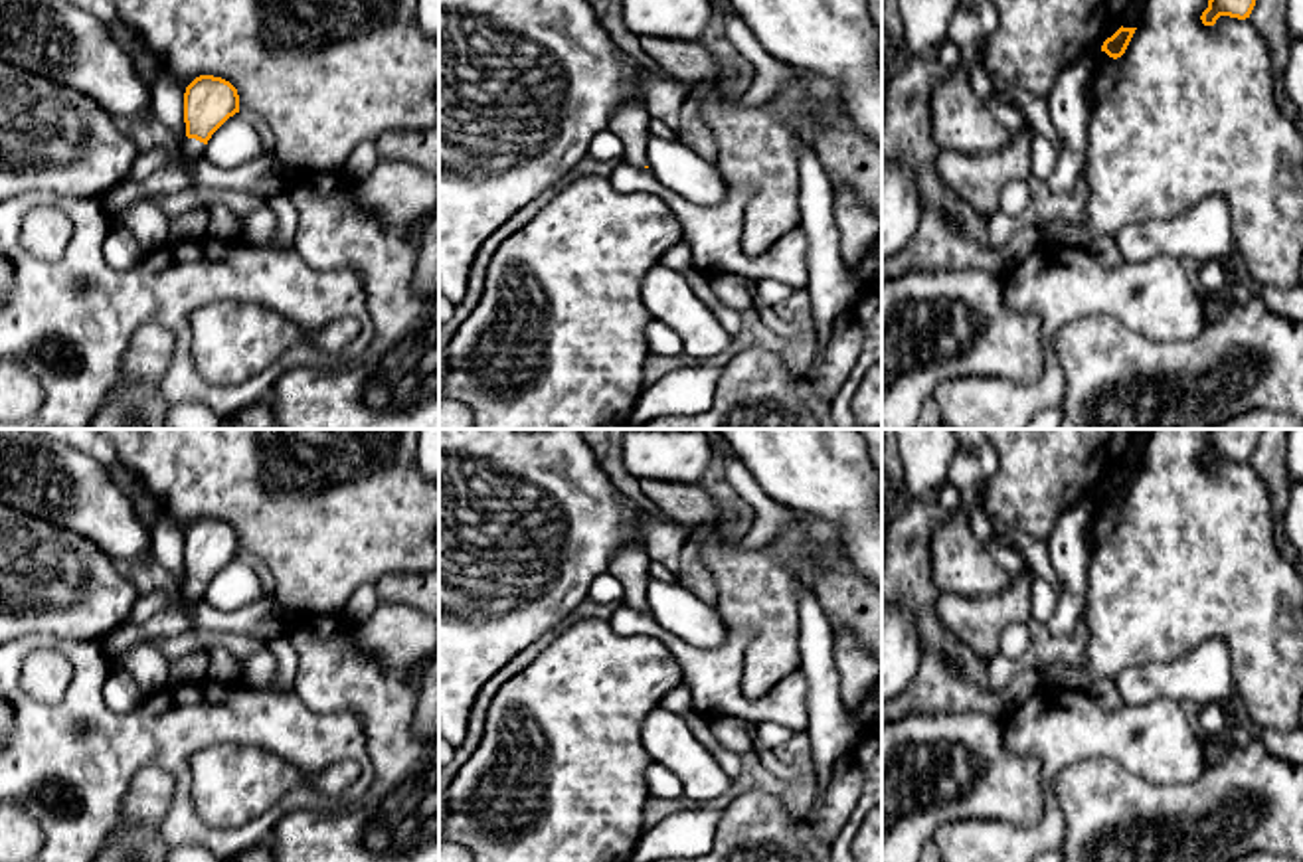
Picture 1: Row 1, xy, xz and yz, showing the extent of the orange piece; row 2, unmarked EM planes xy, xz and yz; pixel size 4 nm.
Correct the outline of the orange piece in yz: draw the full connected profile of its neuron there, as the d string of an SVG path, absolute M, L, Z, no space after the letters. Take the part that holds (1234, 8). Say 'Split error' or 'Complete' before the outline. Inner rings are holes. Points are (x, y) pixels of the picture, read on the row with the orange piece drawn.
Complete. M1208 0L1208 8L1202 12L1200 20L1204 26L1214 26L1220 16L1246 20L1254 6L1256 0Z

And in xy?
Split error. M214 75L196 77L184 93L186 156L202 160L212 134L235 113L239 95L229 81Z

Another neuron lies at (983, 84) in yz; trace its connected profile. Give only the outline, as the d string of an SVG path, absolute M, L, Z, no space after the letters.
M985 42L979 45L979 53L967 63L969 81L983 101L983 105L1012 132L1024 132L1028 123L1018 107L1000 101L995 91L999 83L991 77L983 61Z

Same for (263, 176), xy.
M263 154L229 170L214 168L204 158L194 160L190 164L190 176L196 186L243 190L269 200L287 186L293 170L285 168L275 156Z

